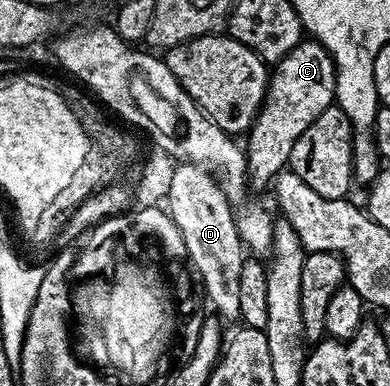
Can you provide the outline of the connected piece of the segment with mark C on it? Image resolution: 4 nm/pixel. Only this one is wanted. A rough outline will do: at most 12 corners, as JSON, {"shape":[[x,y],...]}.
{"shape":[[304,38],[274,64],[246,133],[256,188],[336,99],[336,67]]}

